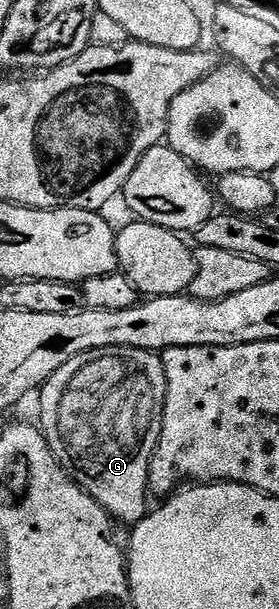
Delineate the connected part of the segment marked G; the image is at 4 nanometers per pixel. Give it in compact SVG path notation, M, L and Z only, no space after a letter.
M129 345L86 351L85 353L80 353L74 359L70 359L62 367L58 367L58 371L54 371L51 379L44 382L38 396L40 396L38 428L43 433L52 456L56 457L61 467L108 512L113 522L120 523L120 521L125 521L128 527L136 526L150 512L150 504L148 505L148 501L150 502L148 472L152 462L152 453L158 447L158 439L162 435L162 415L164 414L164 404L166 403L166 375L164 374L163 360L151 349L135 349Z

